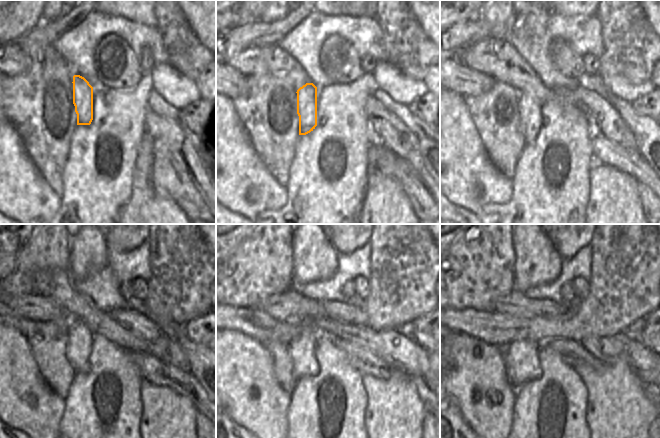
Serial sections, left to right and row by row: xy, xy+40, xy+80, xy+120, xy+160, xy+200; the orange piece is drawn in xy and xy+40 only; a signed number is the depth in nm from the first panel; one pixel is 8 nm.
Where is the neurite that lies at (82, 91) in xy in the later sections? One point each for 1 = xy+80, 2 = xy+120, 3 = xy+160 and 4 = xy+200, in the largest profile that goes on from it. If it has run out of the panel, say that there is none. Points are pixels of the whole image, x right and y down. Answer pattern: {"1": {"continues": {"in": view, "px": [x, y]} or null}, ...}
{"1": {"continues": {"in": "xy+80", "px": [529, 106]}}, "2": {"continues": {"in": "xy+120", "px": [80, 342]}}, "3": {"continues": {"in": "xy+160", "px": [302, 349]}}, "4": {"continues": {"in": "xy+200", "px": [521, 358]}}}

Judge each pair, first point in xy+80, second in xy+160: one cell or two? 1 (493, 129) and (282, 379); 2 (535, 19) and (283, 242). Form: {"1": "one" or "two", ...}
{"1": "one", "2": "two"}

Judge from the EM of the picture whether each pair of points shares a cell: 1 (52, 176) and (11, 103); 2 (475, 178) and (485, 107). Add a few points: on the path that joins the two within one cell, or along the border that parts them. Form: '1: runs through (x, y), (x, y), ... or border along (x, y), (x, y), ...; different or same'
1: runs through (49, 158), (46, 138), (29, 121); same
2: border along (471, 117), (482, 145), (491, 160); different

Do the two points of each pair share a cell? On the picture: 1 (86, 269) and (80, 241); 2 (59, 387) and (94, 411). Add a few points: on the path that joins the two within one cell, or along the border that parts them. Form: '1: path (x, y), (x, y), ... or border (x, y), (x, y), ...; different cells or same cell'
1: path (86, 262), (86, 248); same cell
2: border (75, 373), (65, 399); different cells

